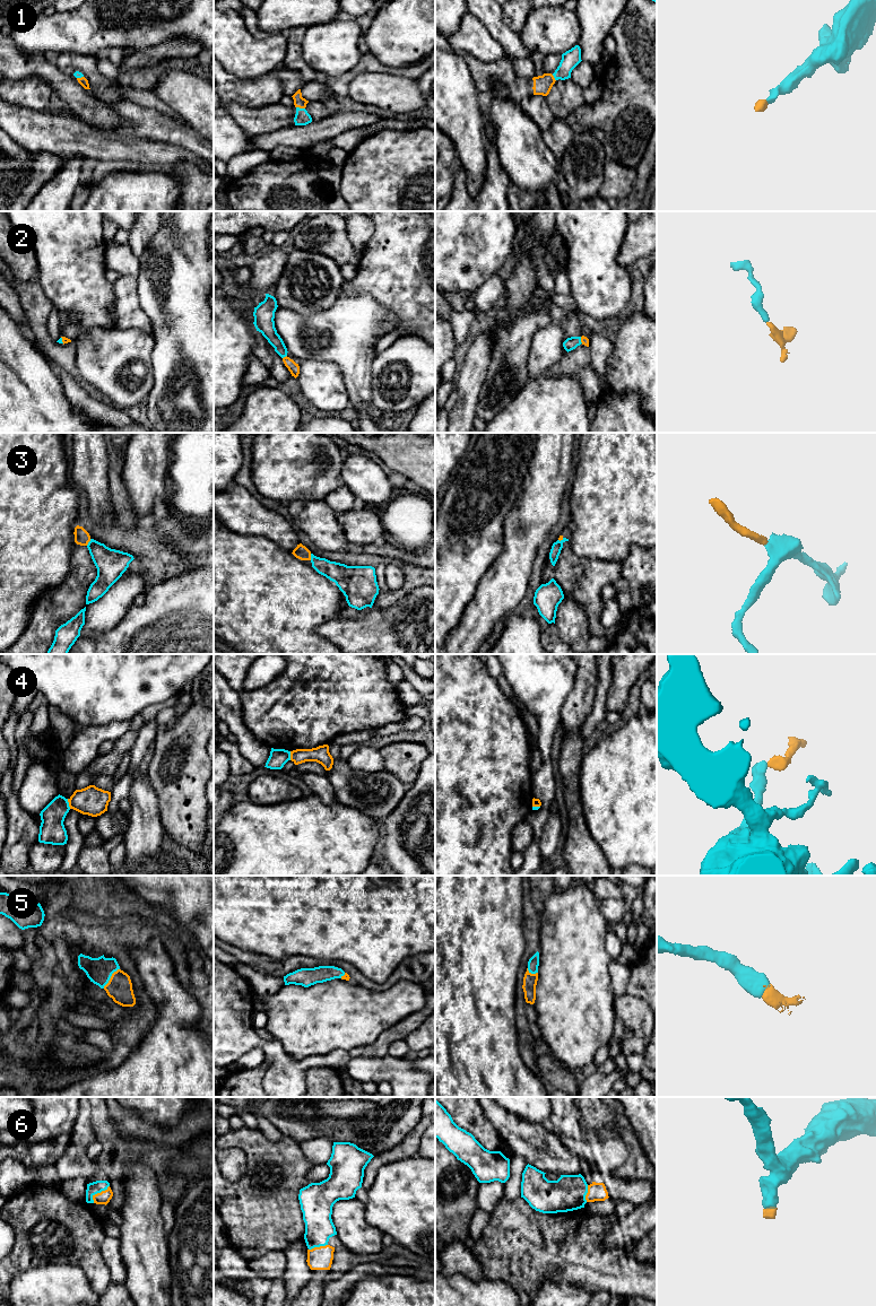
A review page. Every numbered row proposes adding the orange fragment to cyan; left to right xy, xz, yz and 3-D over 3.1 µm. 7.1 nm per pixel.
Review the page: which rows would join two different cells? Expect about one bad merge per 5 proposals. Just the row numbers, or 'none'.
4

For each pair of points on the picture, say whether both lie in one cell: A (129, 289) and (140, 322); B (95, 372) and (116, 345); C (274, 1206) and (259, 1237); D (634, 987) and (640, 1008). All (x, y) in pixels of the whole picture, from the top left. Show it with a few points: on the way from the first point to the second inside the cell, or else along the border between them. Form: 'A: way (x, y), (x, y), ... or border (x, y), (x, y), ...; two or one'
A: way (129, 297), (129, 311), (132, 314); one
B: way (102, 365), (115, 351); one
C: way (266, 1213), (259, 1220), (259, 1229); one
D: border (627, 993), (640, 997), (644, 1001); two

